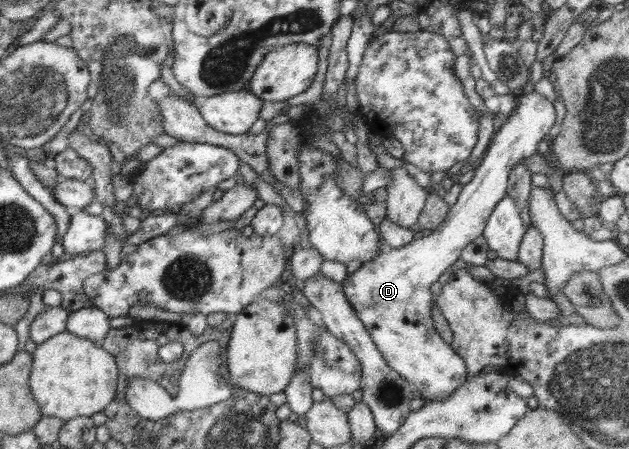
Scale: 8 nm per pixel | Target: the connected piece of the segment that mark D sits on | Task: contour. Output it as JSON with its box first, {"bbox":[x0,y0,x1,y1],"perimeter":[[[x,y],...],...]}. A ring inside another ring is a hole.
{"bbox":[342,89,556,401],"perimeter":[[[534,89],[521,91],[517,99],[515,111],[507,116],[507,121],[492,137],[475,176],[463,185],[457,201],[433,232],[427,237],[416,237],[404,247],[385,248],[375,259],[363,262],[342,283],[347,301],[367,328],[383,359],[393,371],[415,386],[426,401],[448,398],[469,376],[463,358],[434,328],[431,285],[460,259],[467,245],[482,235],[487,218],[506,196],[509,172],[518,161],[536,154],[539,143],[556,123],[553,102]]]}

